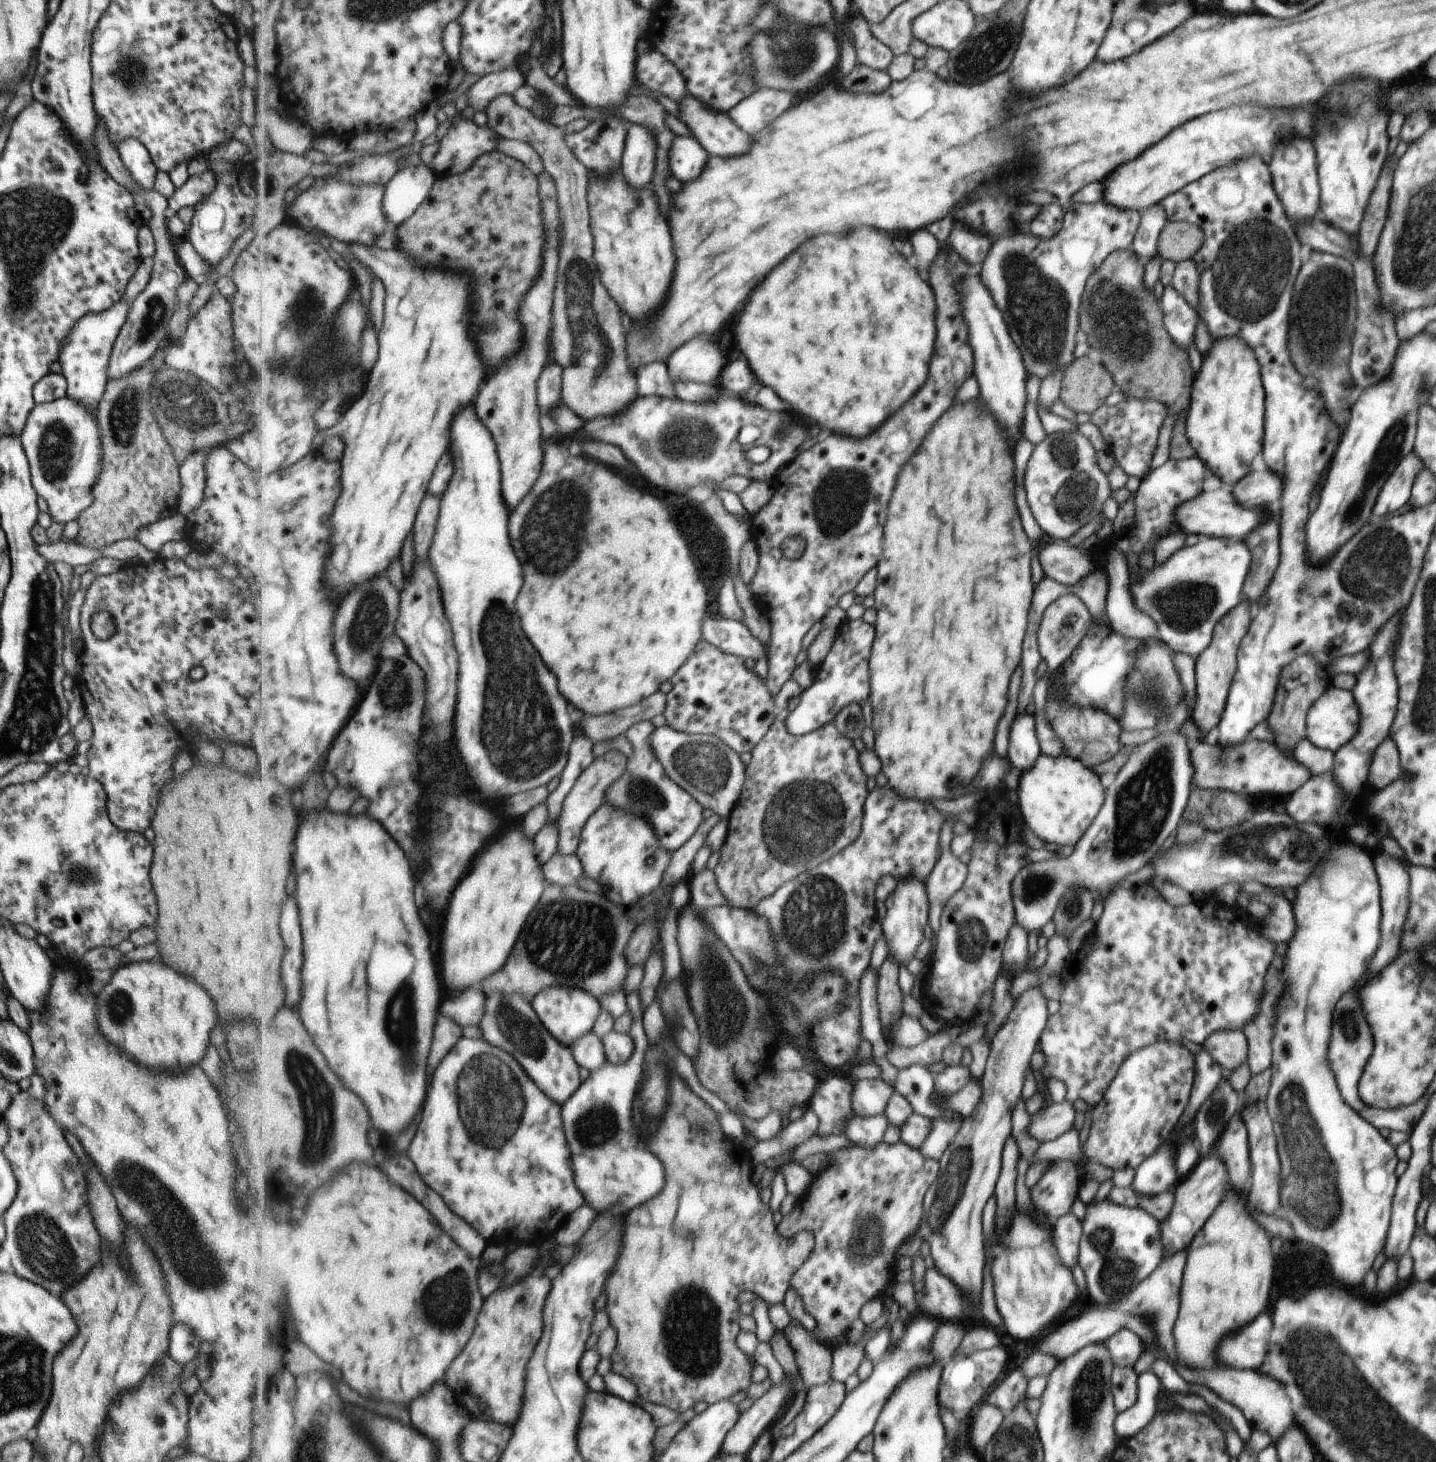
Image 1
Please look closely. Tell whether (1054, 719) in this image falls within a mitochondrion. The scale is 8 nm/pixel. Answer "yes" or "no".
yes

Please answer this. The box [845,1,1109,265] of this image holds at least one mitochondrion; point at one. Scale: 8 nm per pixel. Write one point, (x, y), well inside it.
(984, 54)

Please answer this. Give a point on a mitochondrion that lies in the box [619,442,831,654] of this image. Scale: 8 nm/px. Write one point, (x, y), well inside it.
(792, 548)

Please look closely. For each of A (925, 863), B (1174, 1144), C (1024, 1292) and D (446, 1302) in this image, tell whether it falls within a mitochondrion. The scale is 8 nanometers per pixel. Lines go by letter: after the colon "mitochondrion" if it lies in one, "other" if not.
A: other
B: other
C: mitochondrion
D: mitochondrion

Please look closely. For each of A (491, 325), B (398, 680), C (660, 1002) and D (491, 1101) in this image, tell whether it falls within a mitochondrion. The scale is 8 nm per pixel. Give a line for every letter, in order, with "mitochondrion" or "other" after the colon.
A: mitochondrion
B: mitochondrion
C: other
D: mitochondrion

